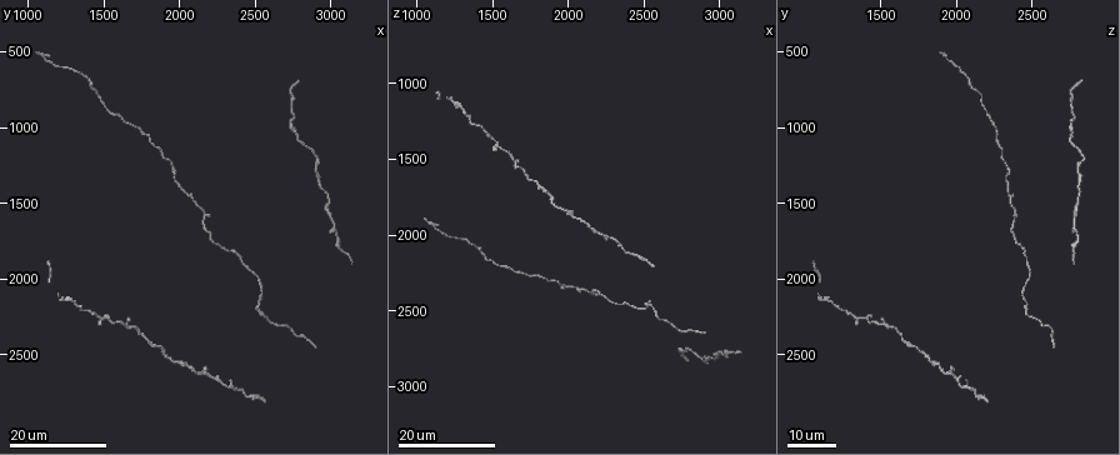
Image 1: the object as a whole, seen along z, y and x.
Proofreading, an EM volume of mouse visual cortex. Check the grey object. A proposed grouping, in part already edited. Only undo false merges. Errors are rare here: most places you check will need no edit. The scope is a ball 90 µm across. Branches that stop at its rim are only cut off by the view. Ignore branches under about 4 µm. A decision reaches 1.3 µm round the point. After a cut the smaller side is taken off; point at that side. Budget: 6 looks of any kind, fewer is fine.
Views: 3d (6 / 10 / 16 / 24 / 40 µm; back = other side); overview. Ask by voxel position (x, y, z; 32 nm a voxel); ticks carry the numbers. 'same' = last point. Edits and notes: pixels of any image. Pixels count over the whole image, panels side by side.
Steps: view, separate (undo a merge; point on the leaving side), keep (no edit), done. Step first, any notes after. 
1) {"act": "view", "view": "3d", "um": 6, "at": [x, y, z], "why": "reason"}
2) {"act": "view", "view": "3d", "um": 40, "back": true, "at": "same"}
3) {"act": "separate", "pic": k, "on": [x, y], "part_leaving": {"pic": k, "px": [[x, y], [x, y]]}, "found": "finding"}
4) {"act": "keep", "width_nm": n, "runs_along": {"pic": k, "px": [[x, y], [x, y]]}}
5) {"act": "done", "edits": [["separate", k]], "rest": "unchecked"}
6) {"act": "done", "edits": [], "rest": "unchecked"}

{"act": "view", "view": "3d", "um": 16, "at": [2520, 2200, 2460], "why": "calibre changes"}

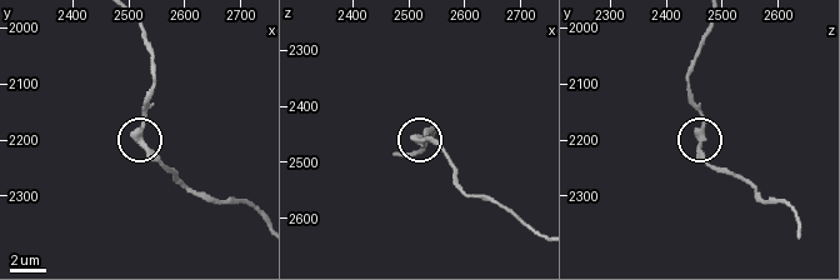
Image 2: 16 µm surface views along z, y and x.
{"act": "view", "view": "3d", "um": 6, "at": [2520, 2190, 2460]}

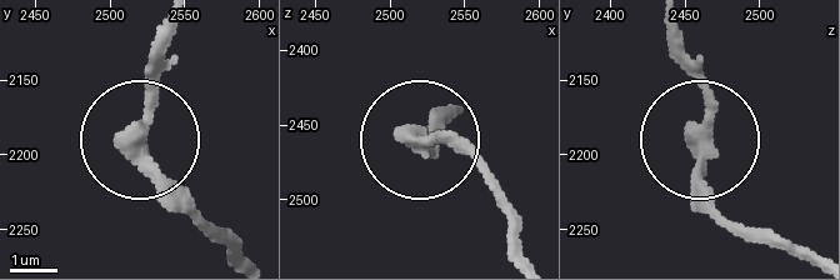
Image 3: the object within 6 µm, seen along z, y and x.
{"act": "keep", "runs_along": {"pic": 3, "px": [[733, 234], [696, 154], [709, 95], [676, 23]]}, "found": "one neuron here"}

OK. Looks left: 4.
{"act": "view", "view": "3d", "um": 24, "at": [2920, 1200, 2840]}

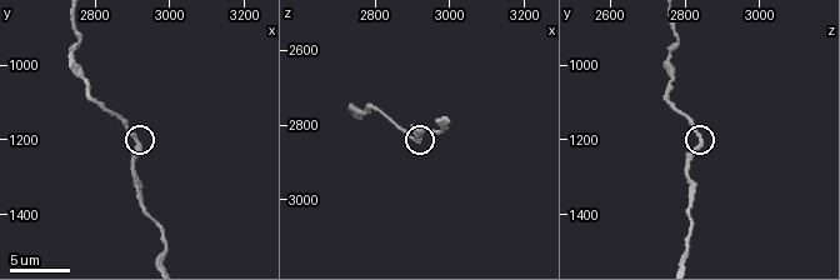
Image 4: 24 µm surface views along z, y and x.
{"act": "view", "view": "3d", "um": 6, "at": [2910, 1210, 2850]}

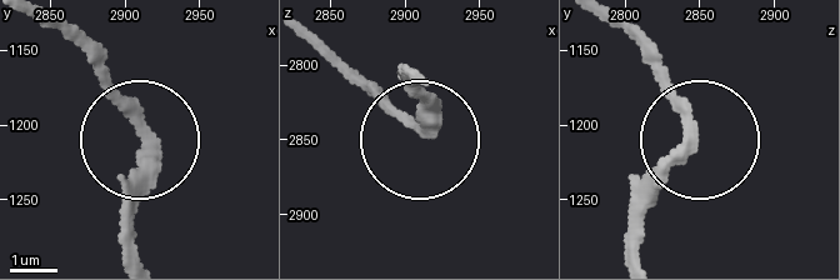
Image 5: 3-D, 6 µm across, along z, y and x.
{"act": "keep", "runs_along": {"pic": 5, "px": [[640, 256], [644, 196], [695, 125], [631, 33]]}, "found": "all the same neuron"}

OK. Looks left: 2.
{"act": "view", "view": "3d", "um": 24, "at": [1600, 940, 2220], "why": "sudden change in width"}

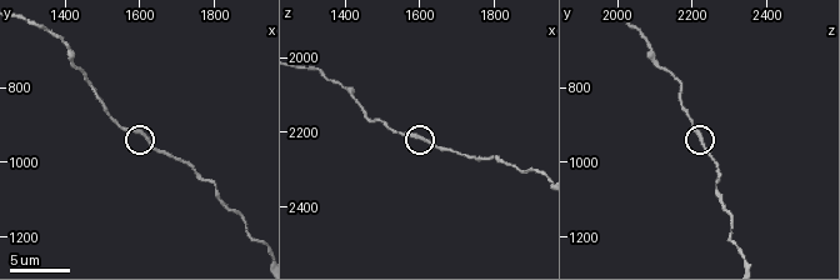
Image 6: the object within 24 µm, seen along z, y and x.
{"act": "view", "view": "3d", "um": 10, "at": [1620, 940, 2220]}

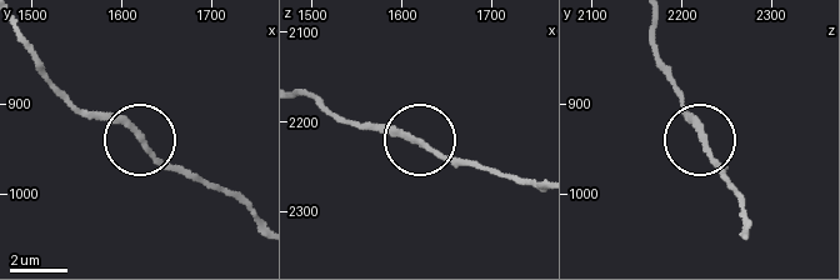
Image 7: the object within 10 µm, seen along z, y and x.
{"act": "keep", "found": "one neuron here"}

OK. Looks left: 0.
{"act": "done", "edits": [], "rest": "unchecked"}

